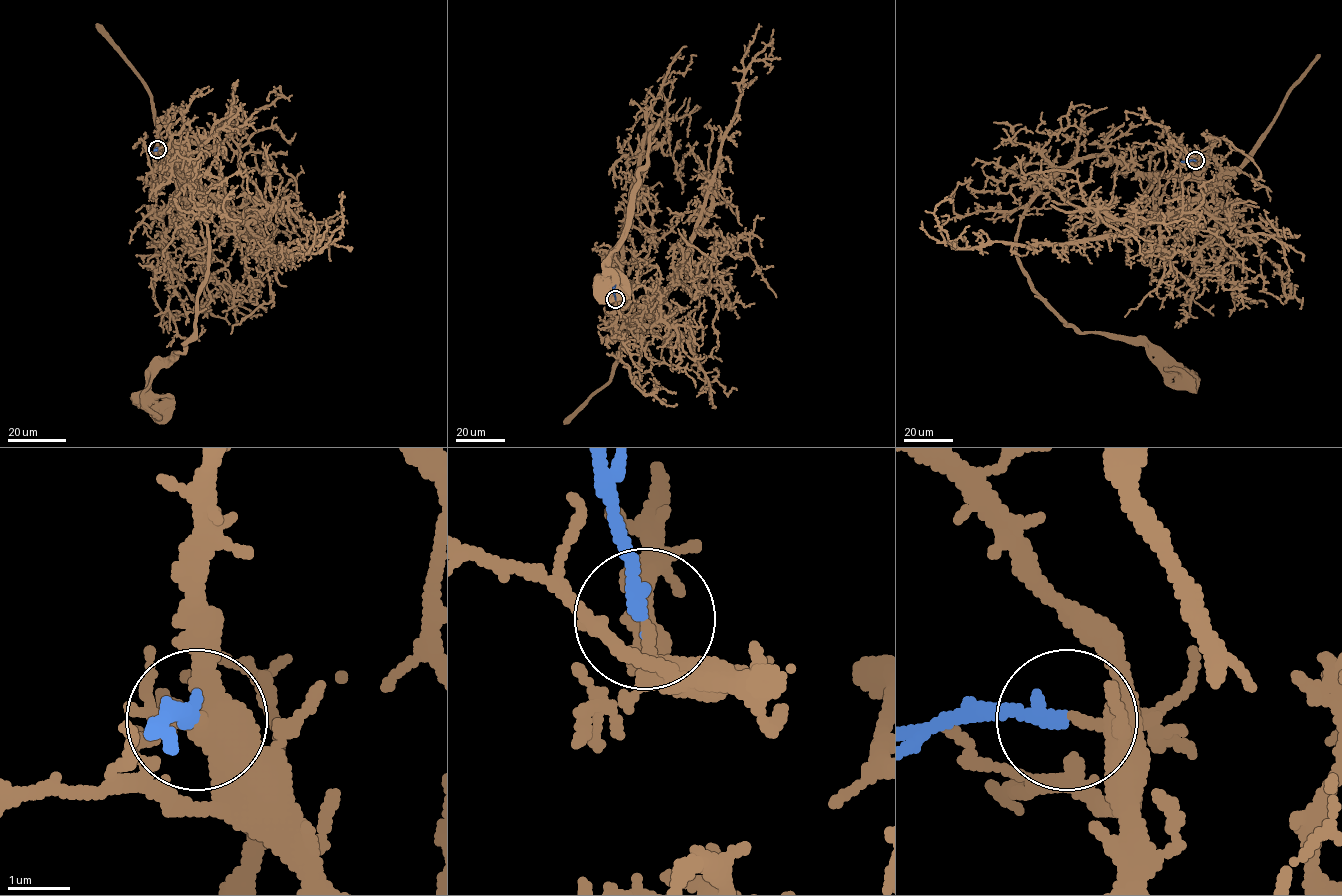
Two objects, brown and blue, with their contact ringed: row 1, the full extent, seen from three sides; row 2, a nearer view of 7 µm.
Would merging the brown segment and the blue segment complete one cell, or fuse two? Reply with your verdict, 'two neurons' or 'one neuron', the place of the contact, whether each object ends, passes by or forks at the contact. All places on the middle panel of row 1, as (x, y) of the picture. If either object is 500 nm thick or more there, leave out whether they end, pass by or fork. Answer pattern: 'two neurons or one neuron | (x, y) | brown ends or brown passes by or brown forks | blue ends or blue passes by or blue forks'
one neuron | (615, 299) | brown forks | blue ends

